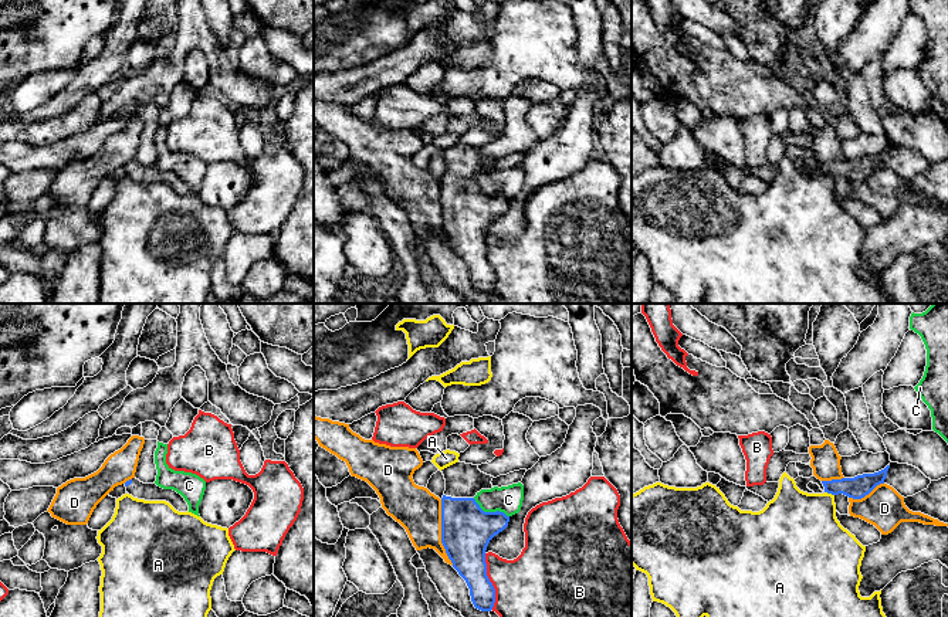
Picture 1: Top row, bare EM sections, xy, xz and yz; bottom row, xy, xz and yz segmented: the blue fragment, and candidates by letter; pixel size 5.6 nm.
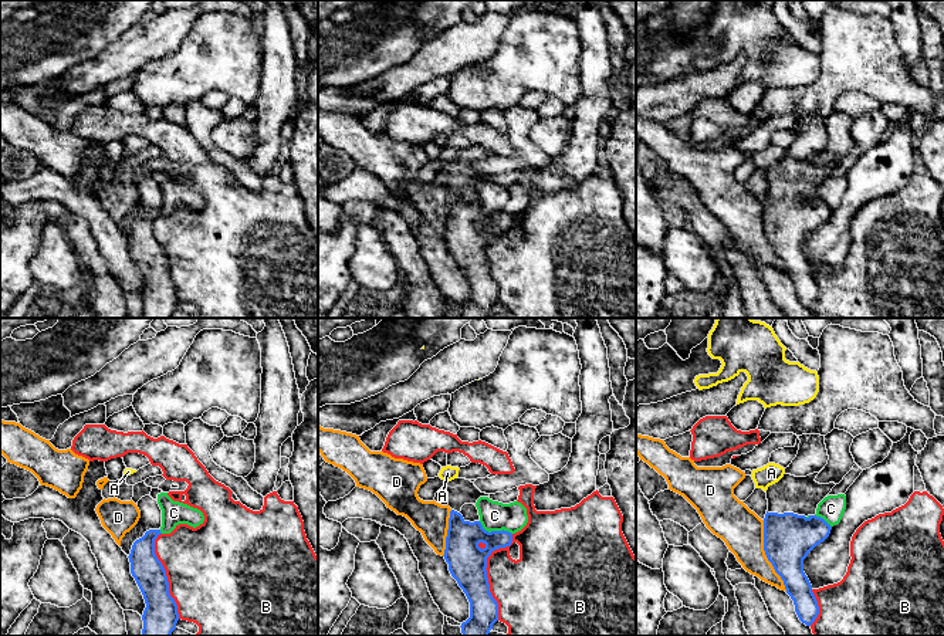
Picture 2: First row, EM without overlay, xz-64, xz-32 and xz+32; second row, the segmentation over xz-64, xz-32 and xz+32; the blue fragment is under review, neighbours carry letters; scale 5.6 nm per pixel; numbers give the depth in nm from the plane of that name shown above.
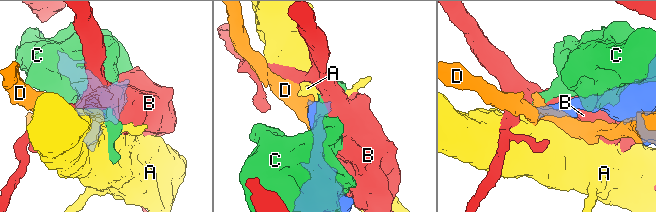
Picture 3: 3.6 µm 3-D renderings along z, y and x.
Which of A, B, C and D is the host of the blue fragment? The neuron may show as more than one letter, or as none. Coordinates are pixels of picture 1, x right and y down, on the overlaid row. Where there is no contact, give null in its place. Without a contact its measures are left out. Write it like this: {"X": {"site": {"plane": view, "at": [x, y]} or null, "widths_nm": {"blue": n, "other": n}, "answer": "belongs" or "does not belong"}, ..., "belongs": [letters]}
{"A": {"site": {"plane": "yz", "at": [829, 492]}, "widths_nm": {"blue": 120, "other": 400}, "answer": "does not belong"}, "B": {"site": {"plane": "xz", "at": [490, 582]}, "widths_nm": {"blue": 240, "other": 360}, "answer": "does not belong"}, "C": {"site": {"plane": "xz", "at": [490, 512]}, "widths_nm": {"blue": 280, "other": 160}, "answer": "does not belong"}, "D": {"site": {"plane": "xz", "at": [442, 532]}, "widths_nm": {"blue": 280, "other": 260}, "answer": "does not belong"}, "belongs": []}

